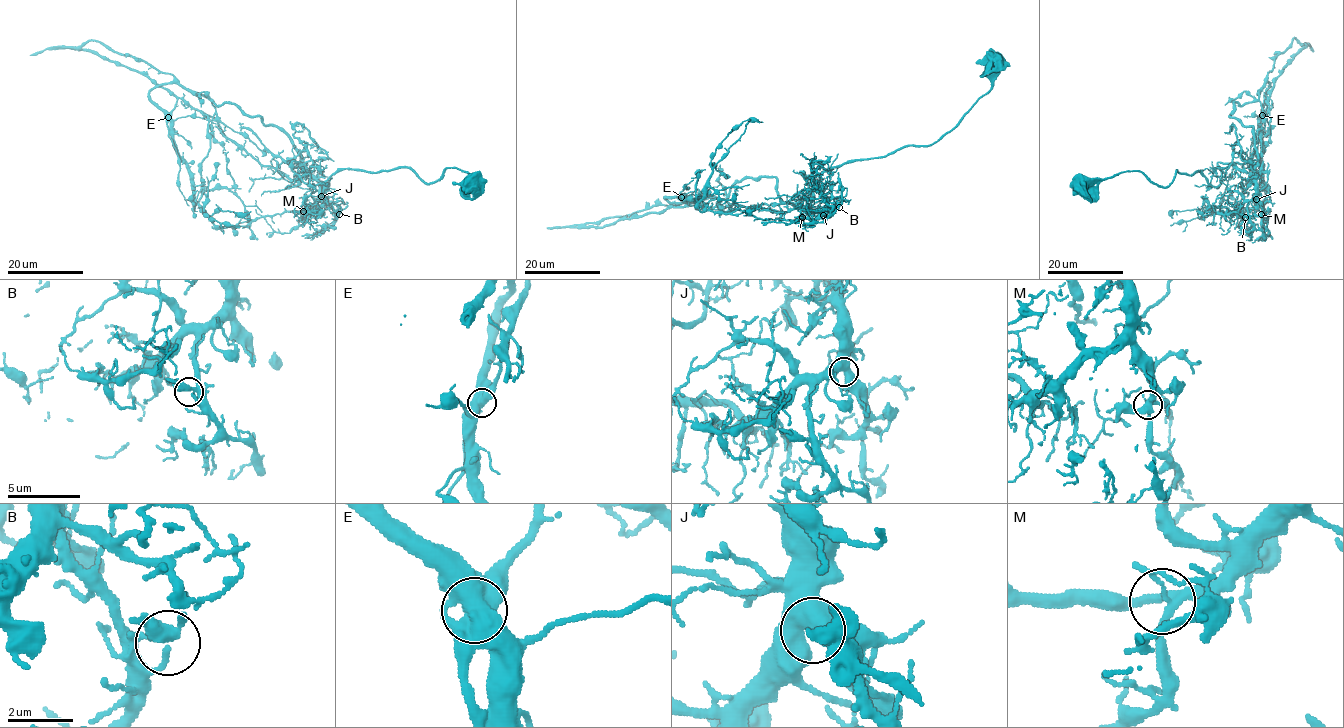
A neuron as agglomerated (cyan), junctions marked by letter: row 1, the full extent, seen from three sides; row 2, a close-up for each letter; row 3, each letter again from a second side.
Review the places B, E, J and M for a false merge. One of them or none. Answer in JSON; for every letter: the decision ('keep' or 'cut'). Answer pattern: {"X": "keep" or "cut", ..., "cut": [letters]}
{"B": "keep", "E": "cut", "J": "keep", "M": "keep", "cut": ["E"]}

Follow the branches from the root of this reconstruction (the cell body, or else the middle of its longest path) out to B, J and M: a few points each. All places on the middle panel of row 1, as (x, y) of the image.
B: (997, 59), (993, 85), (933, 143), (813, 175), (803, 172), (811, 209), (839, 207)
J: (997, 59), (993, 85), (933, 143), (850, 160), (813, 175), (804, 171), (812, 195), (810, 207), (823, 215)
M: (997, 59), (993, 85), (933, 143), (813, 175), (804, 171), (810, 207), (821, 214), (802, 217)

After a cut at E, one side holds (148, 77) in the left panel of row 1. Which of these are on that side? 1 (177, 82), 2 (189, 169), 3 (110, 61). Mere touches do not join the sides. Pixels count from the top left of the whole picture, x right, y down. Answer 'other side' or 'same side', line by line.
1: other side
2: other side
3: same side

